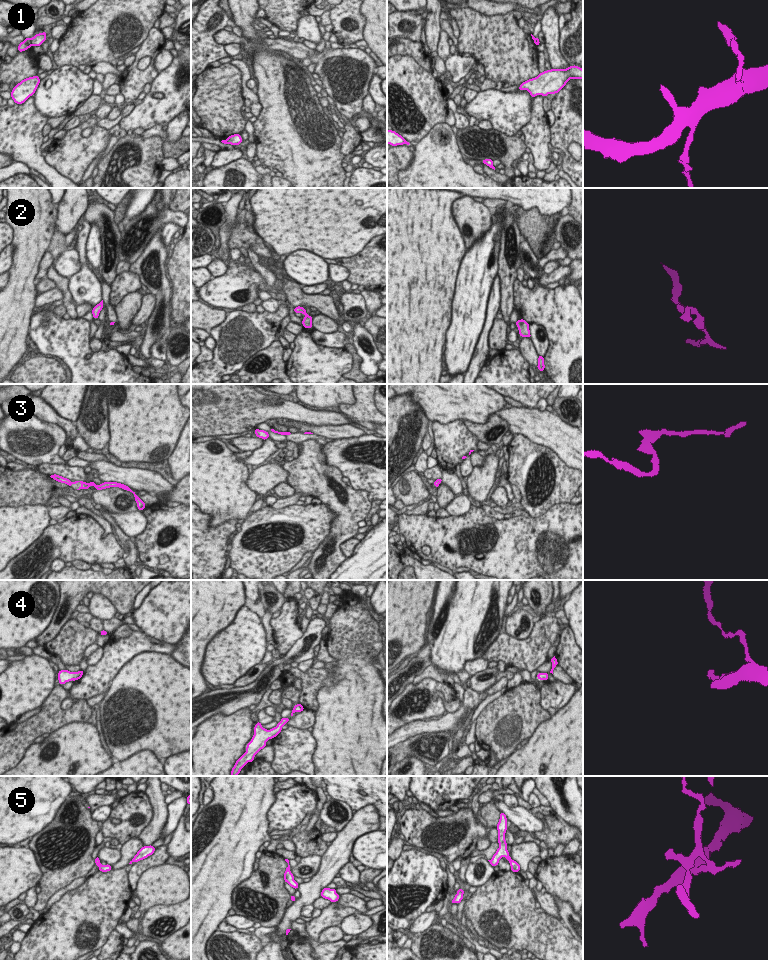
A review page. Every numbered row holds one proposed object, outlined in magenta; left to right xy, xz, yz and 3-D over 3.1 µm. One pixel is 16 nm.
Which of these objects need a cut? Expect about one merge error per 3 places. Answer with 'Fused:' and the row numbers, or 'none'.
Fused: 1.

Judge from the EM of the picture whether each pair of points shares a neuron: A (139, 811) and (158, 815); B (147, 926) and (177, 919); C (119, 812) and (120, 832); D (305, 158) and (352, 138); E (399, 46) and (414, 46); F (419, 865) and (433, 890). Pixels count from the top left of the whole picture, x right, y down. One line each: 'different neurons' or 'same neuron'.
A: different neurons
B: same neuron
C: same neuron
D: different neurons
E: same neuron
F: same neuron

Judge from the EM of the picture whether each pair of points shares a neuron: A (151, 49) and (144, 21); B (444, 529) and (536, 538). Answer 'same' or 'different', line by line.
A: different
B: same

